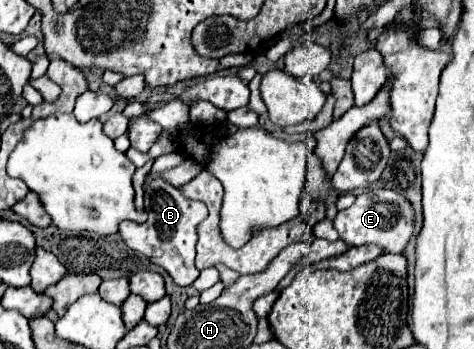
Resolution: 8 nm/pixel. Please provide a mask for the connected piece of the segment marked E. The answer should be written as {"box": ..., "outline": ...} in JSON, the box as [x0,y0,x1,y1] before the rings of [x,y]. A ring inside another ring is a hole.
{"box":[334,190,414,254],"outline":[[[370,190],[356,196],[354,204],[346,210],[340,210],[334,218],[334,228],[350,246],[360,244],[378,244],[386,252],[402,254],[412,232],[414,232],[414,210],[412,204],[394,190]]]}

